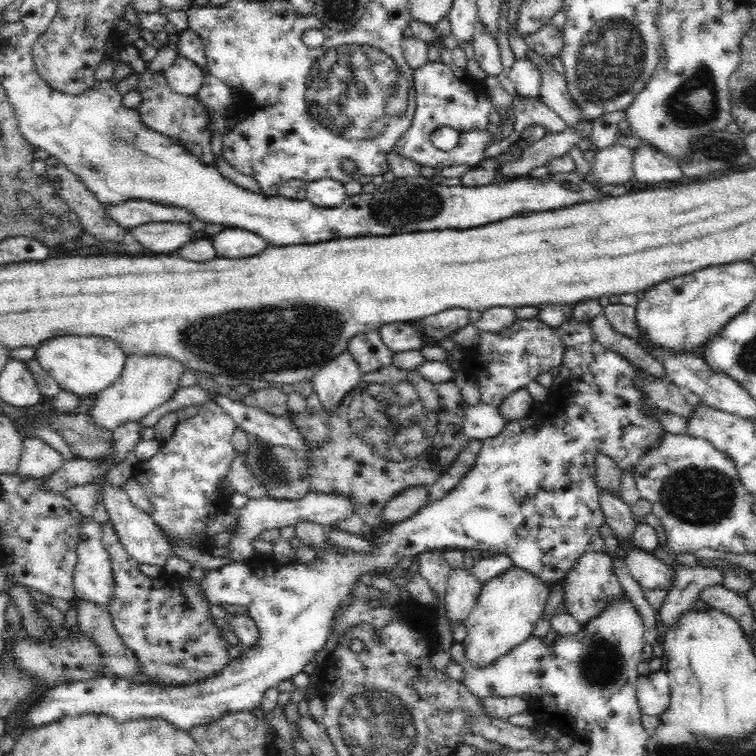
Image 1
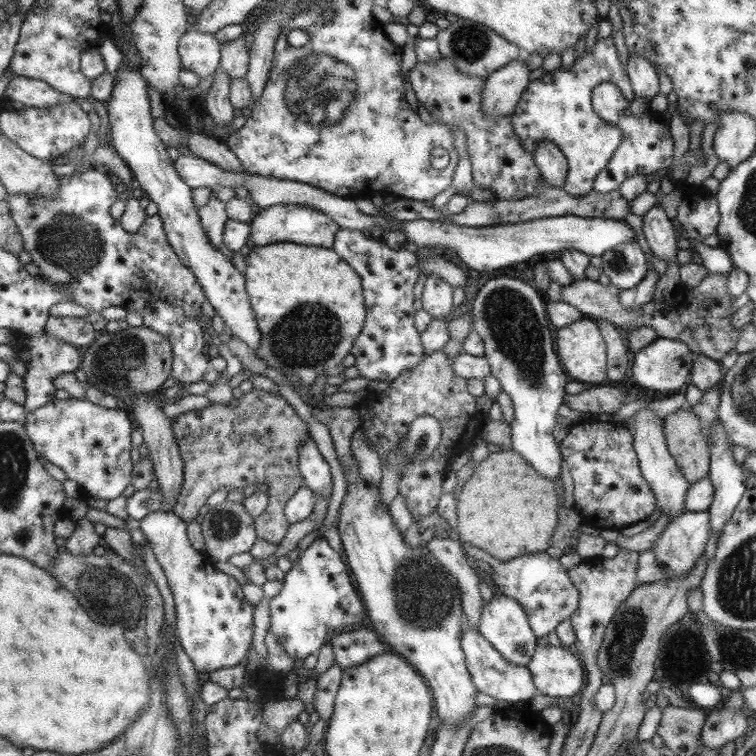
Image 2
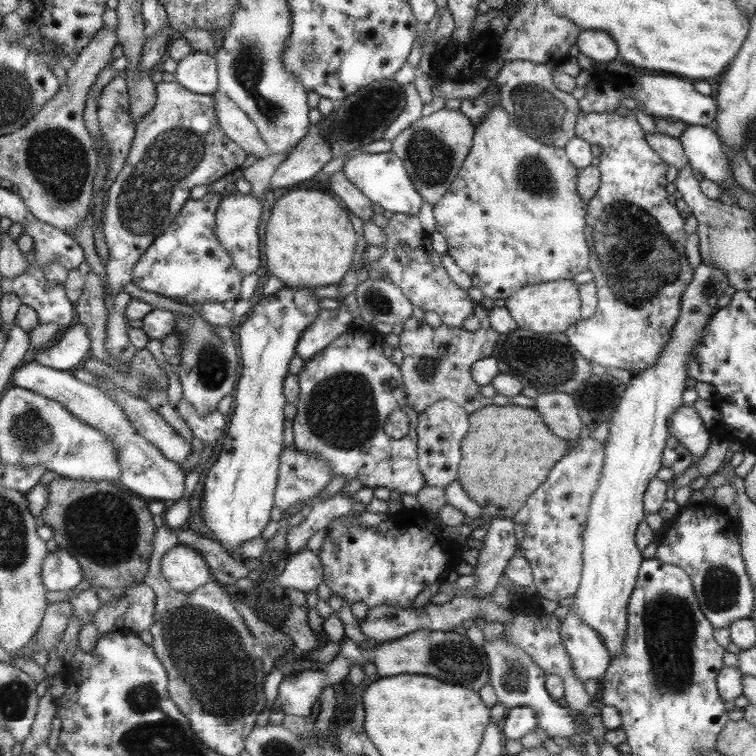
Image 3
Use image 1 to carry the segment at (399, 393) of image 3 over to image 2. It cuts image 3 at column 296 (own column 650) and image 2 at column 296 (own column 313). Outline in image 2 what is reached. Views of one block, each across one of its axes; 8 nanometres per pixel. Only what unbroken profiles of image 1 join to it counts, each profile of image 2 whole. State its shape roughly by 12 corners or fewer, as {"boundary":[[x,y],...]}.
{"boundary":[[316,537],[265,600],[301,662],[361,622],[341,556]]}

